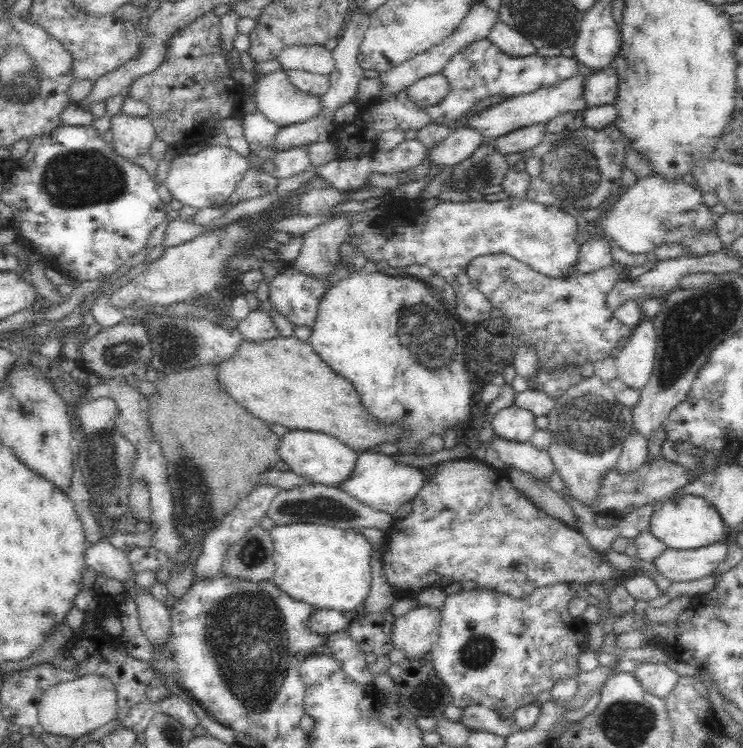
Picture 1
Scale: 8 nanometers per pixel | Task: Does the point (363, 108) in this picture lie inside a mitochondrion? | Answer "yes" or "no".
no

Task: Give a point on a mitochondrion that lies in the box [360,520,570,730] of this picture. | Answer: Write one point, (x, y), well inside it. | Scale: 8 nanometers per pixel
(478, 650)

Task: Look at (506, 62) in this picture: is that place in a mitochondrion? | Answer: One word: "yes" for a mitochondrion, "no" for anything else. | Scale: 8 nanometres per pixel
no

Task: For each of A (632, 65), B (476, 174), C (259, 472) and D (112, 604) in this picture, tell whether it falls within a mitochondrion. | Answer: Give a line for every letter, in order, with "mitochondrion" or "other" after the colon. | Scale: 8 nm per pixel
A: mitochondrion
B: mitochondrion
C: other
D: other

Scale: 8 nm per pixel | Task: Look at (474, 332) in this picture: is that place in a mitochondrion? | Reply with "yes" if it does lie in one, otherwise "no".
yes

